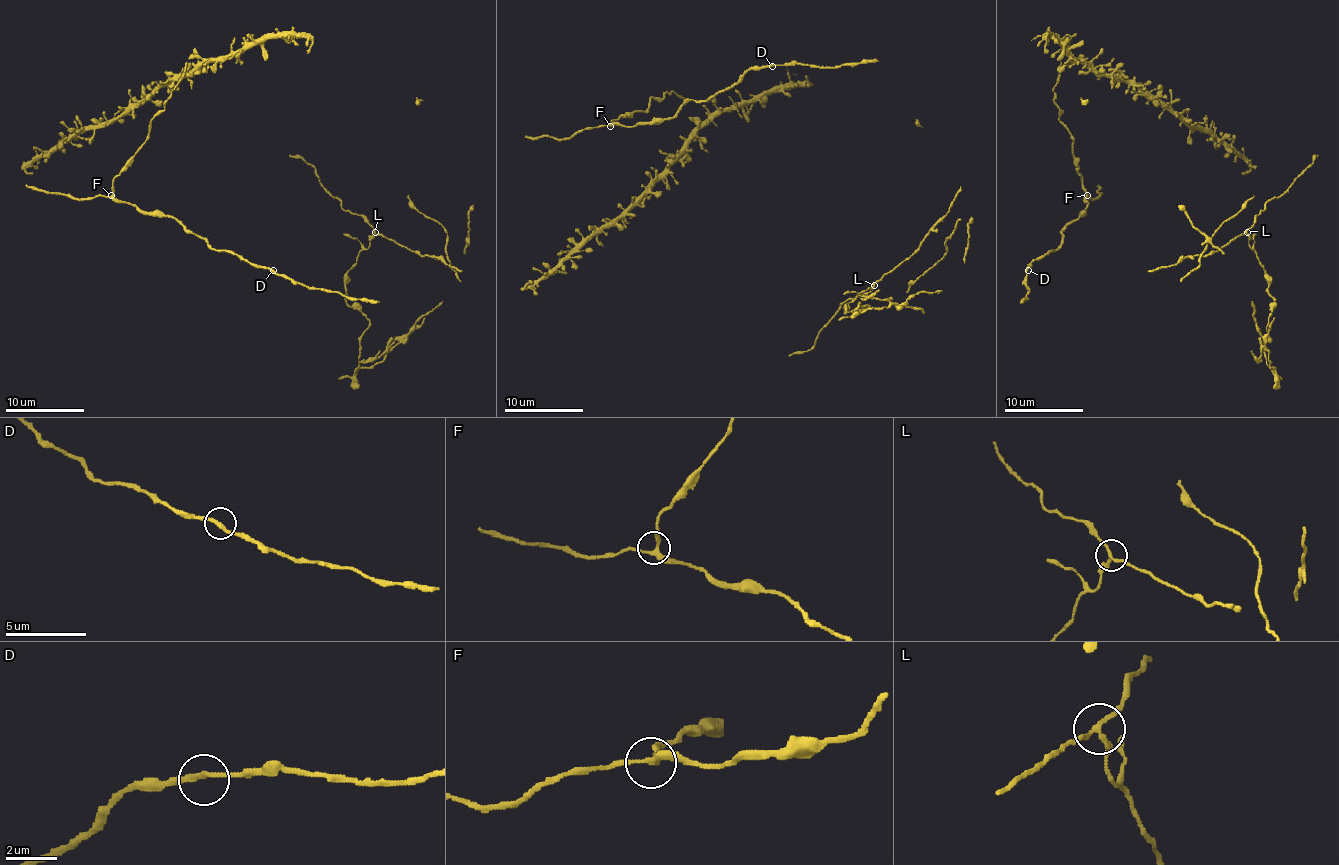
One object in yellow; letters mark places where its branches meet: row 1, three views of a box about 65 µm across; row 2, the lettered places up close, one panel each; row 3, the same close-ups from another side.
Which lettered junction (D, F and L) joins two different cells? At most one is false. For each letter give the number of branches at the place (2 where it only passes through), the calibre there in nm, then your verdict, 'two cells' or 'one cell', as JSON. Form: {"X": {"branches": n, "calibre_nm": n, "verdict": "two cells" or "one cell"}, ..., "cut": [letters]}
{"D": {"branches": 2, "calibre_nm": 200, "verdict": "one cell"}, "F": {"branches": 3, "calibre_nm": 240, "verdict": "one cell"}, "L": {"branches": 3, "calibre_nm": 170, "verdict": "two cells"}, "cut": ["L"]}

